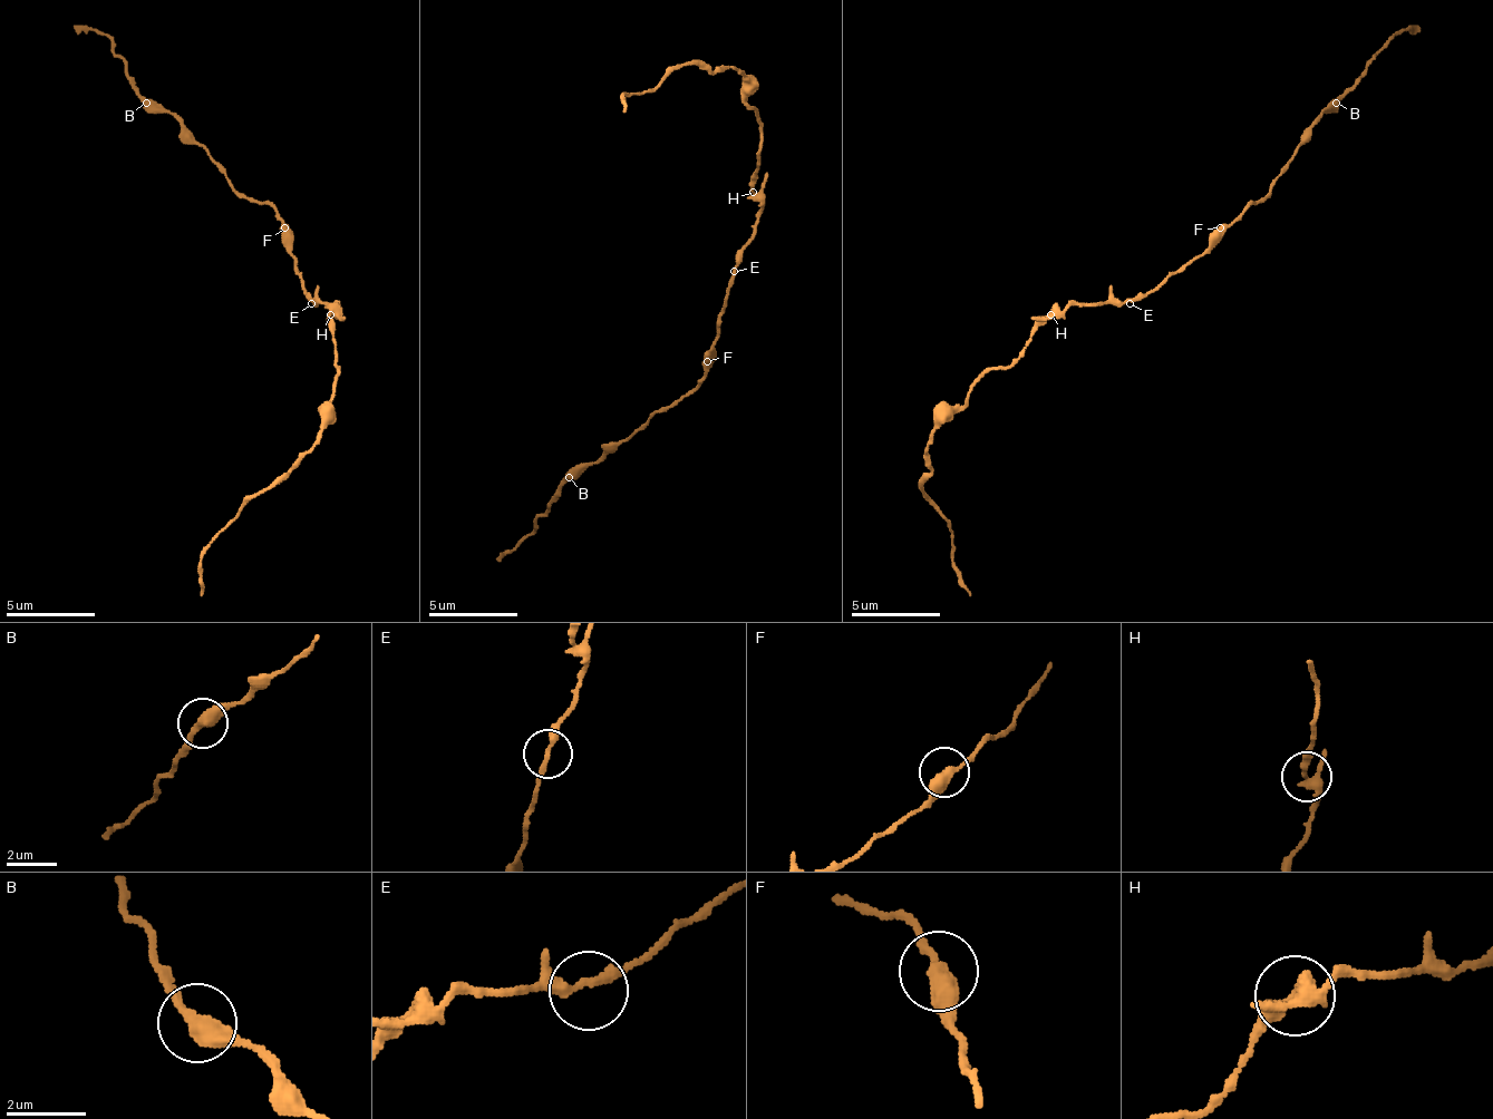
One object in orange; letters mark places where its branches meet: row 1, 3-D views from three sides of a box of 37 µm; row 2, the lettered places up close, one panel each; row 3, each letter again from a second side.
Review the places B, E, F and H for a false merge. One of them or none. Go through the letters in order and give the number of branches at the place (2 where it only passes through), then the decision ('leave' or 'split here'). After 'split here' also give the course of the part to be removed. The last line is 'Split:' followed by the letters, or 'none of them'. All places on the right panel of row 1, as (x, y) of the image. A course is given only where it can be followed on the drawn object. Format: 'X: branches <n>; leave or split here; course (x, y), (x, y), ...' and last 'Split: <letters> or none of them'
B: branches 2; leave
E: branches 2; leave
F: branches 2; leave
H: branches 3; split here; course (1049, 313), (1009, 367), (991, 367), (978, 380), (929, 447), (924, 496), (951, 532), (951, 558), (969, 594)
Split: H

